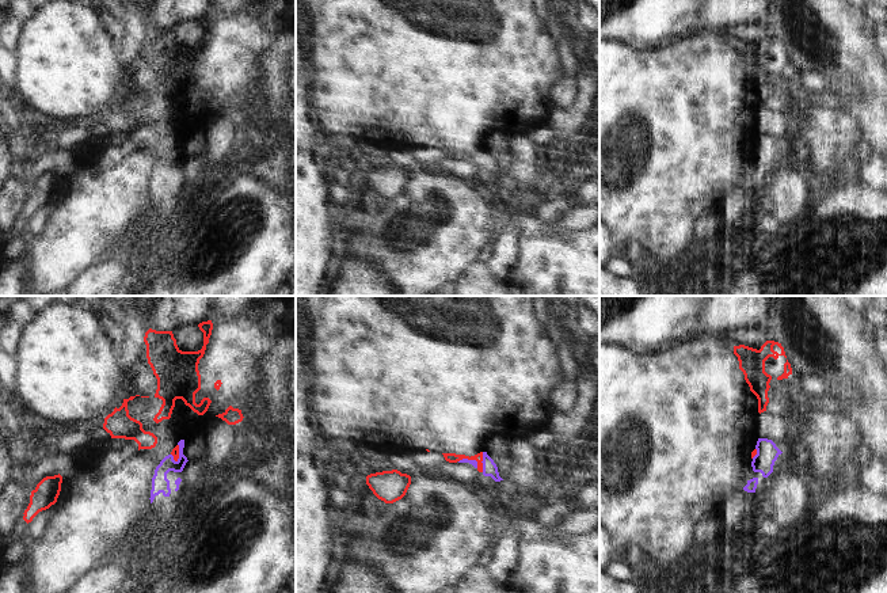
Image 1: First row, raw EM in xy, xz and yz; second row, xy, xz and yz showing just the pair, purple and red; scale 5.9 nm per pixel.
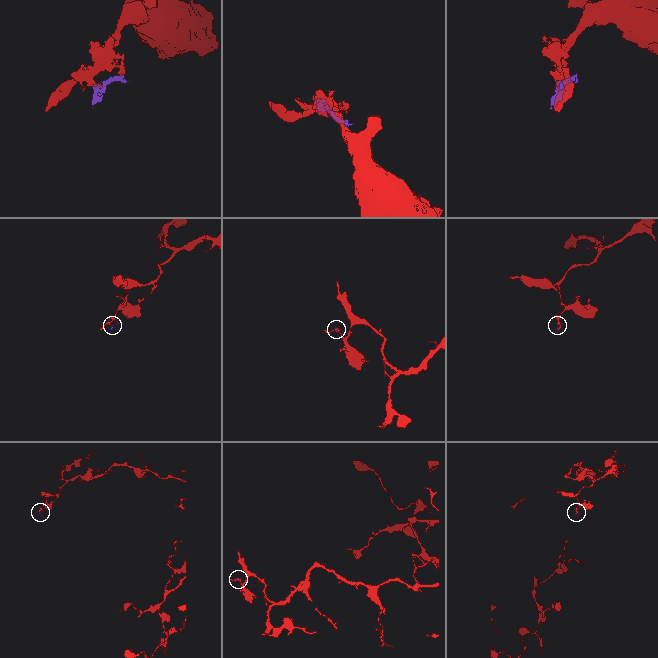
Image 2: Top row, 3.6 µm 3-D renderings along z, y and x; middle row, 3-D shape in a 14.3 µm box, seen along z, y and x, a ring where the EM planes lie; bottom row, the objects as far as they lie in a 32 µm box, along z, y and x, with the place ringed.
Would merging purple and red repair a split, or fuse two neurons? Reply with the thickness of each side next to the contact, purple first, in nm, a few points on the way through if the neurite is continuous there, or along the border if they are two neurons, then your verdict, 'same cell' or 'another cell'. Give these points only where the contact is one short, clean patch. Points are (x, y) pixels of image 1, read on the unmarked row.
90 nm thick on the purple side, 60 nm on the other; border along xz (483, 148), (482, 167); another cell

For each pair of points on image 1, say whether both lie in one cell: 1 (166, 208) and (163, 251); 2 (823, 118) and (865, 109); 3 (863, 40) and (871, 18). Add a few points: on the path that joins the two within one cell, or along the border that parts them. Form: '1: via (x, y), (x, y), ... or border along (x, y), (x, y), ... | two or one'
1: via (166, 219), (163, 240) | one
2: border along (845, 110), (864, 136) | two
3: border along (861, 14), (865, 25), (871, 29) | two

